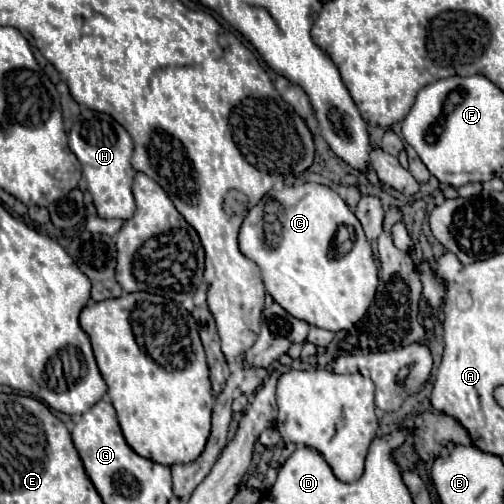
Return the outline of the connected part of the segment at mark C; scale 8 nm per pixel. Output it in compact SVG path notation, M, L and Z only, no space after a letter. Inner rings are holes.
M308 181L268 191L242 221L238 245L260 267L264 287L274 301L310 325L328 331L348 329L374 301L378 267L370 243L346 201L326 185ZM340 225L354 229L354 239L348 239L350 245L342 239L342 255L336 255L334 239Z

